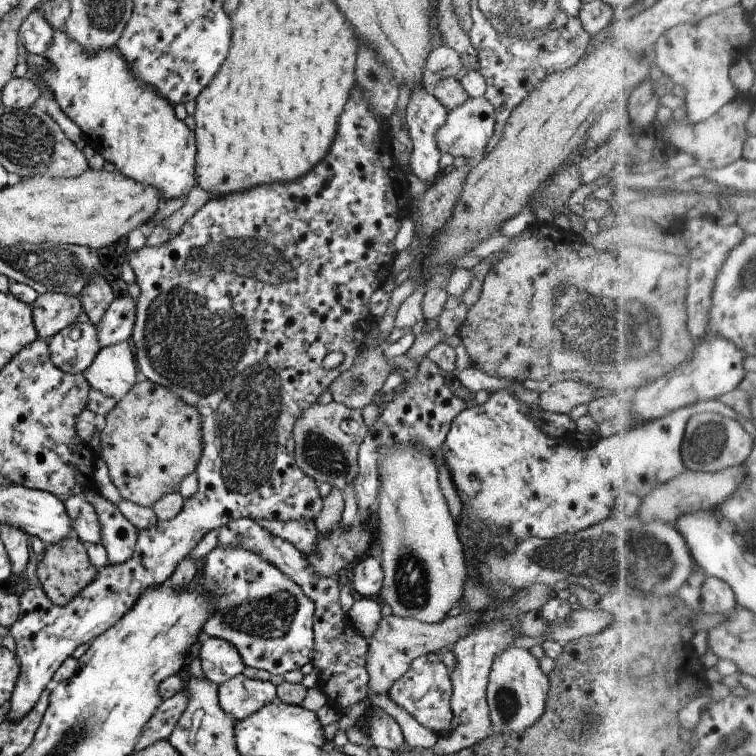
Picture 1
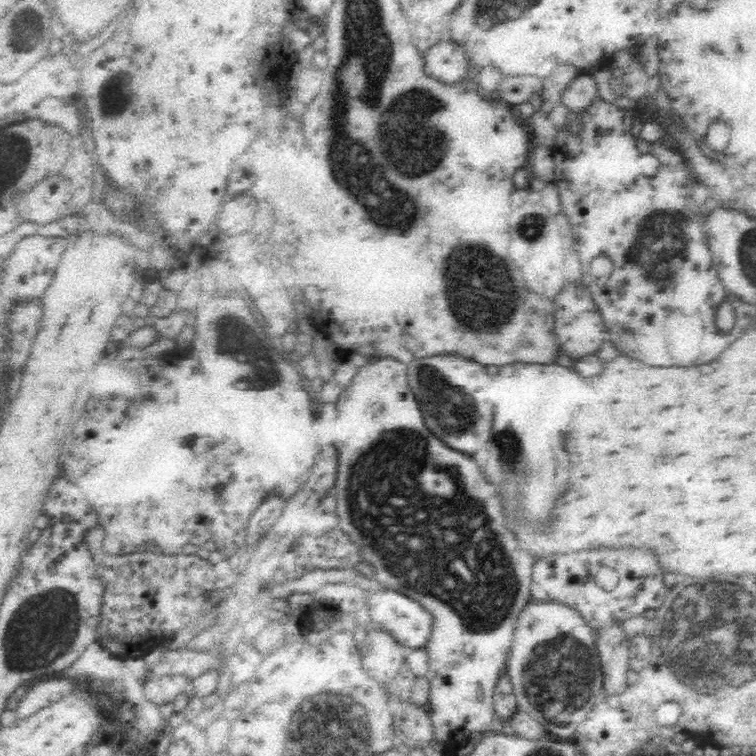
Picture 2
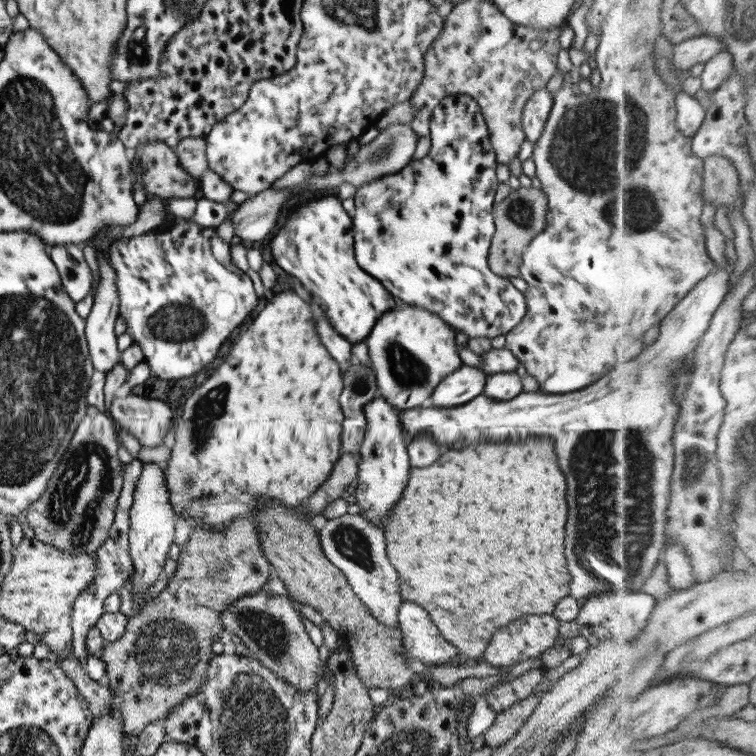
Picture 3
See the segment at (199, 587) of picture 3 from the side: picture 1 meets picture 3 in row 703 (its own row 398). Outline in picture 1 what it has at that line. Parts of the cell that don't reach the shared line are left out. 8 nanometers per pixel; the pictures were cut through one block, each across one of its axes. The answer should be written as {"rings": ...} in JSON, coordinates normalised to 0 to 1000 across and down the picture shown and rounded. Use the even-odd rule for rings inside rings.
{"rings":[[[189,500],[138,553],[130,604],[142,615],[144,634],[160,660],[198,672],[213,656],[235,652],[238,638],[258,623],[266,602],[266,556],[261,542]]]}

